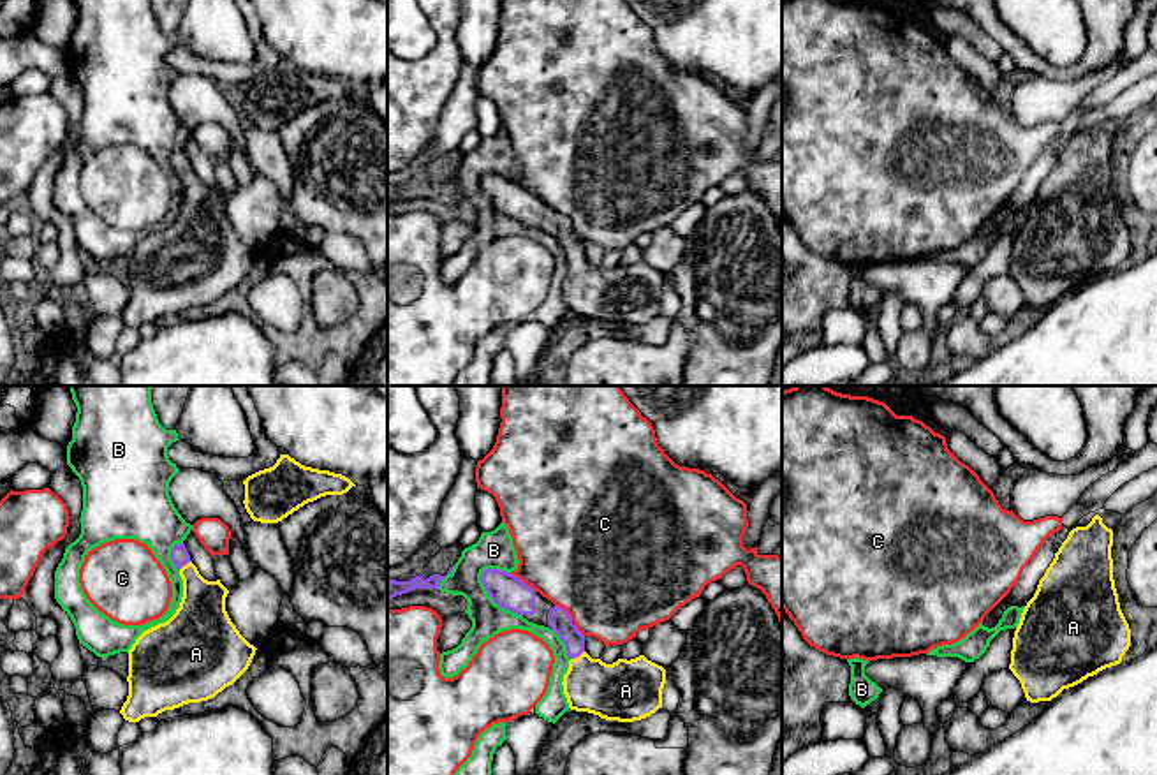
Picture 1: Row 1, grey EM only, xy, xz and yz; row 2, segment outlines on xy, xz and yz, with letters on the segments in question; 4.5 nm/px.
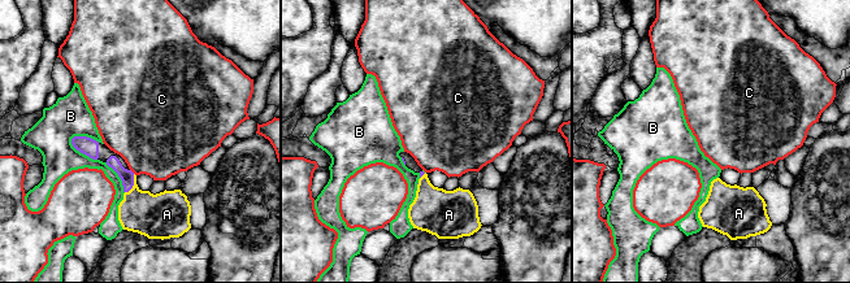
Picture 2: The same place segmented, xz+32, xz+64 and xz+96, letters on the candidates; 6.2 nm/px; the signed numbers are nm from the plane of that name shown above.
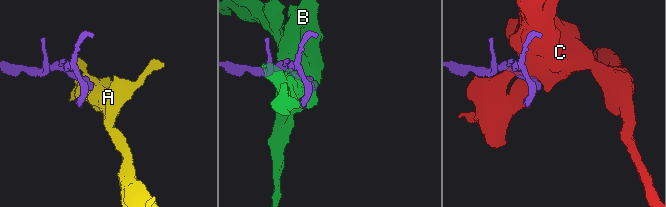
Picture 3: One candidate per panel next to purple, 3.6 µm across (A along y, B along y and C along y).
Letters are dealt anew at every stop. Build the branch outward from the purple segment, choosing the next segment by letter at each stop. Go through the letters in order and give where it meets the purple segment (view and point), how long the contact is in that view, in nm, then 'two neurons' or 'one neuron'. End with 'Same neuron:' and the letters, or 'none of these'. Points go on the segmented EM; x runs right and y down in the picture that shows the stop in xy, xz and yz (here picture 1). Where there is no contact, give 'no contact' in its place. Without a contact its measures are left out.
A: meets purple in xz at (576, 656); contact 90 nm long; one neuron
B: meets purple in xz at (492, 597); contact 280 nm long; two neurons
C: meets purple in xz at (522, 582); contact 150 nm long; two neurons
Same neuron: A

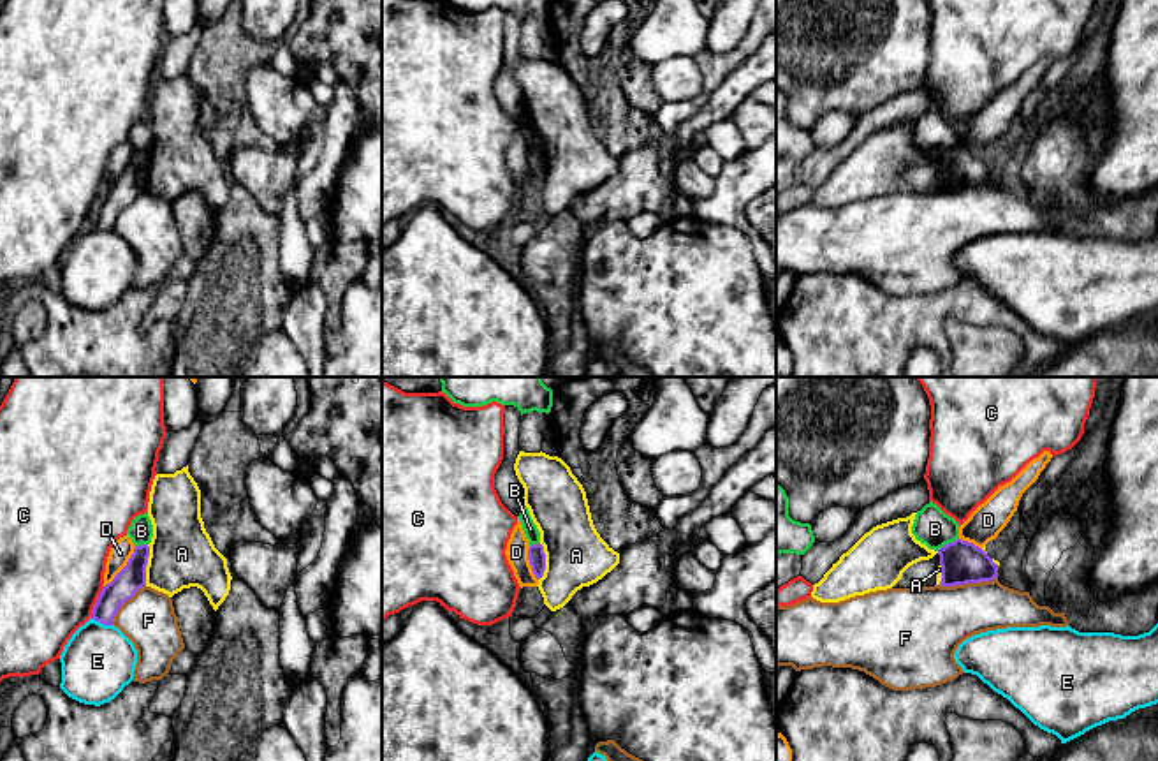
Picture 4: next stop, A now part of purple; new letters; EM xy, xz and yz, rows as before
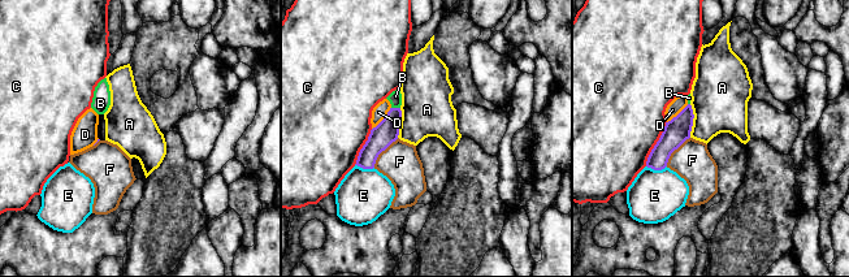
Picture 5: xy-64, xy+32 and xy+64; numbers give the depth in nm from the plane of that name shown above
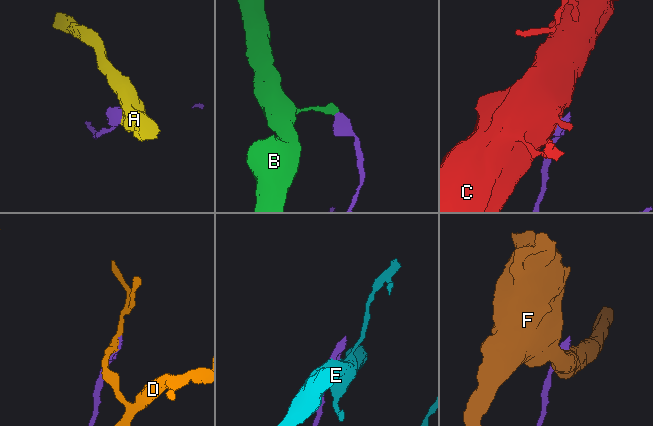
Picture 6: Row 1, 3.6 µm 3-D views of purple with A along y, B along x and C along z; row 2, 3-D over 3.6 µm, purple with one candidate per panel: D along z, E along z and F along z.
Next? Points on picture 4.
A: meets purple in xy at (146, 564); contact 180 nm long; two neurons
B: meets purple in yz at (949, 543); contact 120 nm long; two neurons
C: meets purple in xy at (95, 603); contact 160 nm long; two neurons
D: meets purple in xy at (124, 568); contact 240 nm long; two neurons
E: meets purple in xy at (102, 622); contact 100 nm long; two neurons
F: meets purple in yz at (967, 582); contact 280 nm long; two neurons
Same neuron: none of these

